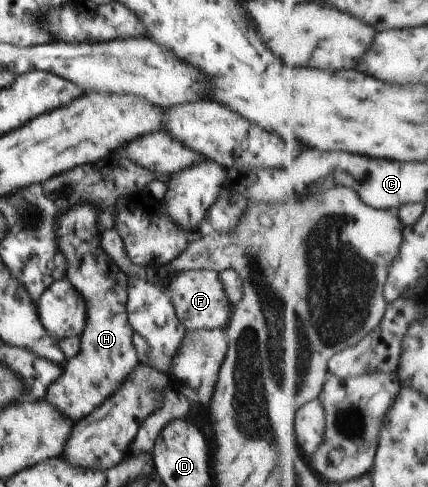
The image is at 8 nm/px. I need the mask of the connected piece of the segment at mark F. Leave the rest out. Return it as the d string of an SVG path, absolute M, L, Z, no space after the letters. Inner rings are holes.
M182 270L180 273L174 272L167 277L167 285L162 285L162 288L167 288L172 294L171 303L173 304L178 320L183 324L186 331L192 332L195 330L223 330L227 327L231 317L232 305L227 301L225 292L219 279L219 273L213 270Z

